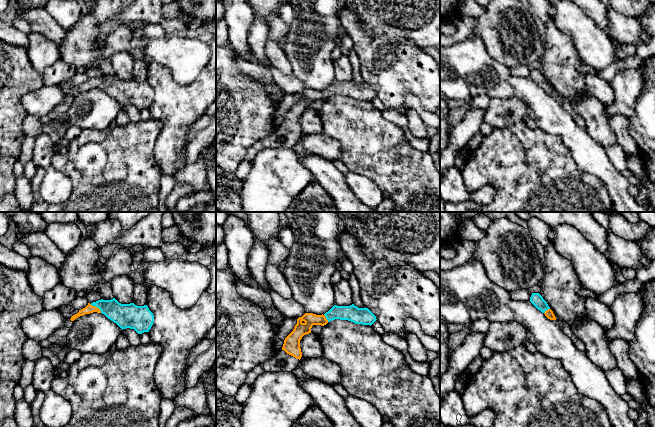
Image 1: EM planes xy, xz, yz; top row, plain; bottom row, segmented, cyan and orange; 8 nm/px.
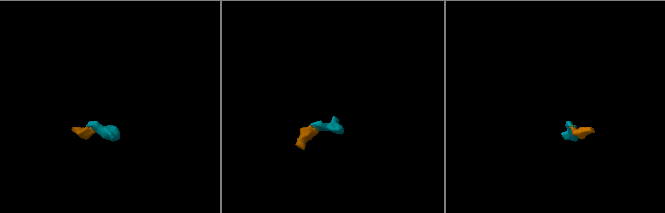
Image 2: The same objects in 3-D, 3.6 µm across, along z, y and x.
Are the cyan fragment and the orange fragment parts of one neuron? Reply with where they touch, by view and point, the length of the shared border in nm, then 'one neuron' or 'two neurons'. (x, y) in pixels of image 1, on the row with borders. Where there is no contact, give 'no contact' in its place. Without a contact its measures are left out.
xy (96, 306) | 120 nm | one neuron

